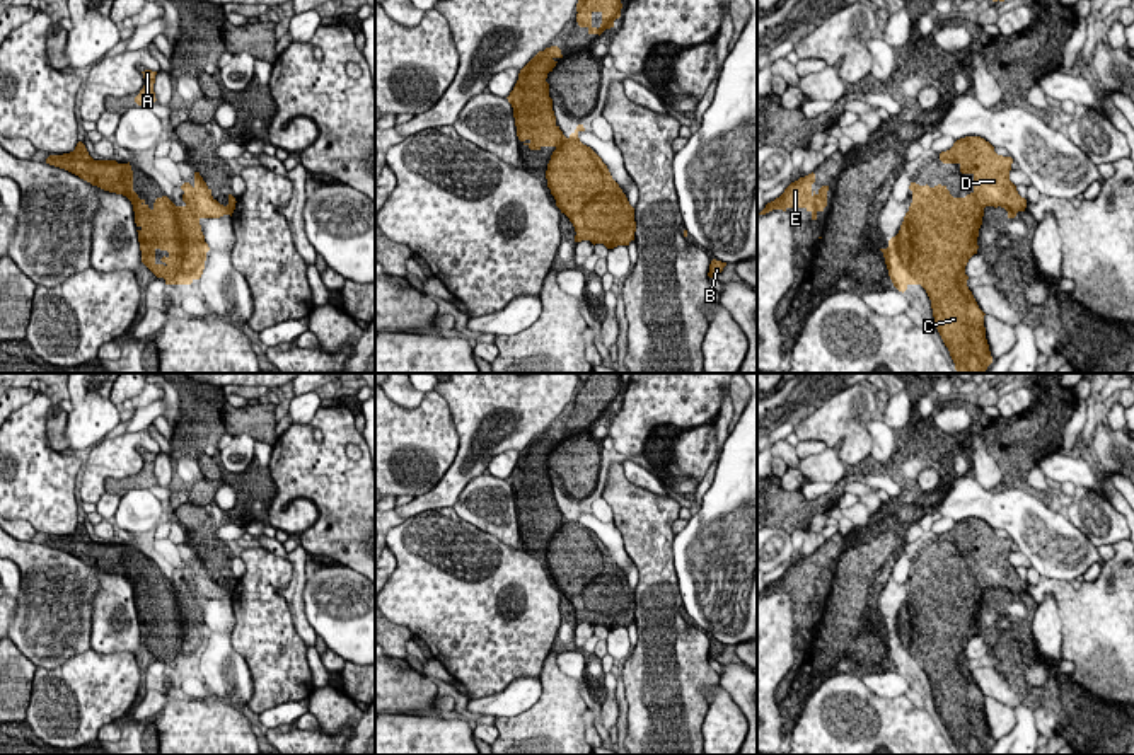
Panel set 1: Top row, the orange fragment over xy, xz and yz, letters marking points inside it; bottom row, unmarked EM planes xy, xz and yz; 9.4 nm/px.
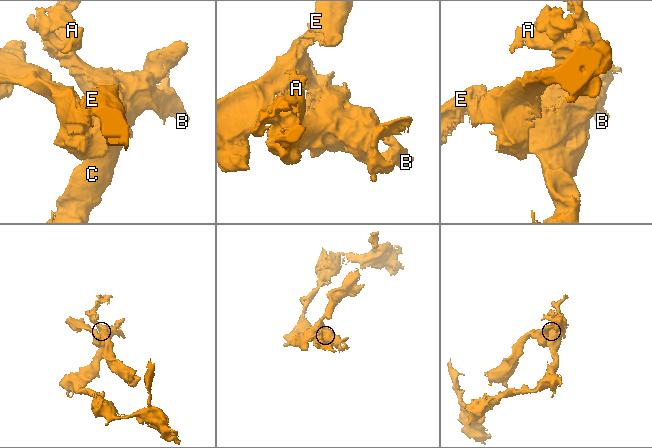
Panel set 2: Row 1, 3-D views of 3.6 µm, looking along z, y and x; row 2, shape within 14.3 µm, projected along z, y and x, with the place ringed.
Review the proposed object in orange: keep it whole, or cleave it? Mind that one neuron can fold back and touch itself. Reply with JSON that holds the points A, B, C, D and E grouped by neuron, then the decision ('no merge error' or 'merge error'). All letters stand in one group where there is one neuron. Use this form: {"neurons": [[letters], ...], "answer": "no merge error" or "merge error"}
{"neurons": [["A", "B", "C", "D"], ["E"]], "answer": "merge error"}

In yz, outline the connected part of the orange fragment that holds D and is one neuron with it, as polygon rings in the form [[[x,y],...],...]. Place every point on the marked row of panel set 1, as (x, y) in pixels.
[[[965,136],[940,153],[943,164],[958,164],[974,176],[974,191],[953,198],[946,186],[911,182],[912,203],[904,220],[912,230],[912,261],[926,273],[936,329],[958,373],[984,373],[992,363],[986,339],[984,312],[967,286],[965,266],[977,254],[977,237],[986,206],[1001,206],[1008,218],[1025,211],[1027,199],[1010,181],[1013,158],[994,152],[981,136]]]

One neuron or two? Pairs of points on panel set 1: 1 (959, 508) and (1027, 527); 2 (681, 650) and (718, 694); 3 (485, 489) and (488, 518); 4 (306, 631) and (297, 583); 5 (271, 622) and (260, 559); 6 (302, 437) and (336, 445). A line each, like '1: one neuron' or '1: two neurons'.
1: one neuron
2: two neurons
3: one neuron
4: one neuron
5: one neuron
6: one neuron

